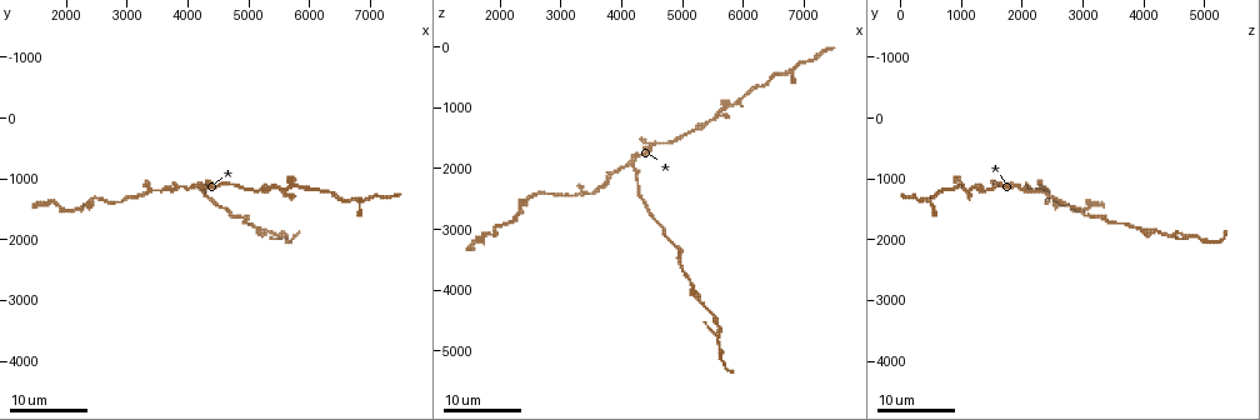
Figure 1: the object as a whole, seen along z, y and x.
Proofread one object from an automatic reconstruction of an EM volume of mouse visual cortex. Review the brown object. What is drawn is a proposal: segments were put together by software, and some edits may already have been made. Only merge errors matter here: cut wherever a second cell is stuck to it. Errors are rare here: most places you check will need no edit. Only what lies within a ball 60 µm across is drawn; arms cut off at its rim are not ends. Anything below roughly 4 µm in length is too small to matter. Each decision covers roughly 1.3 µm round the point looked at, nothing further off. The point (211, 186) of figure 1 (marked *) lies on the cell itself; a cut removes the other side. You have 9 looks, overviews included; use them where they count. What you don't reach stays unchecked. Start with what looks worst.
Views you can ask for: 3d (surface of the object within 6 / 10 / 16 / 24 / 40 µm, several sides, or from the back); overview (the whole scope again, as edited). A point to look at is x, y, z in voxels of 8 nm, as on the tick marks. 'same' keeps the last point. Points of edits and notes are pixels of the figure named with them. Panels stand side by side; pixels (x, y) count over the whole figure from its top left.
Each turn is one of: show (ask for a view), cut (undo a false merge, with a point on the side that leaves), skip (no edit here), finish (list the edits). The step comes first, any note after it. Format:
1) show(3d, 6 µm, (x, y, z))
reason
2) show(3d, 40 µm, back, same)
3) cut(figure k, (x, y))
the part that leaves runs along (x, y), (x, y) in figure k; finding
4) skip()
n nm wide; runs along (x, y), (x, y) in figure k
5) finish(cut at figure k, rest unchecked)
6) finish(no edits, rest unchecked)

show(3d, 24 µm, (4150, 1050, 1900))
three arms meet

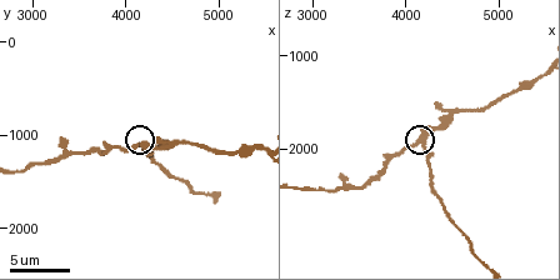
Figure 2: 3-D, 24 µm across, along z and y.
show(3d, 10 µm, same)
zoom in

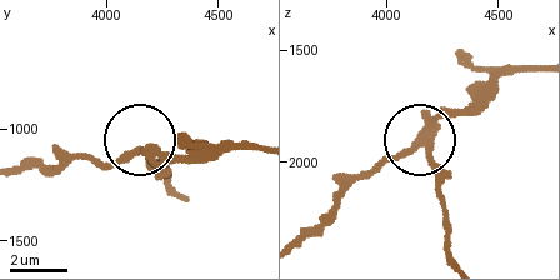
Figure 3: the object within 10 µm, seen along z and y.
cut(figure 3, (444, 171))
the part that leaves runs along (431, 135), (450, 255) in figure 3; a second cell is stuck on

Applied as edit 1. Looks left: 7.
show(3d, 16 µm, (5850, 1100, 1000))
small branch off a trunk

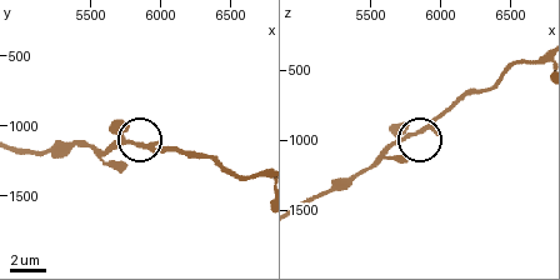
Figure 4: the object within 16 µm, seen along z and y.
show(3d, 10 µm, (5820, 1120, 940))

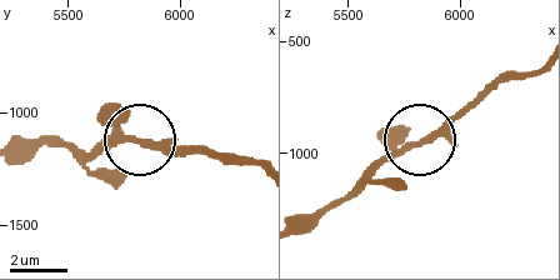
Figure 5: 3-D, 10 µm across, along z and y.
show(3d, 10 µm, back, (5830, 1120, 950))

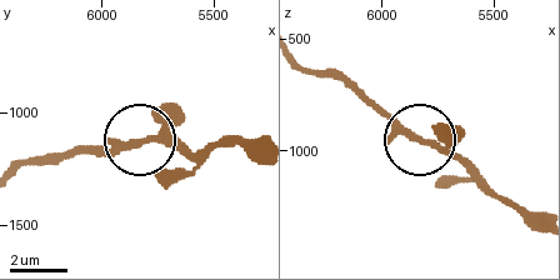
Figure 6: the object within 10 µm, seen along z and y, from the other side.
skip()
190 nm wide; runs along (534, 224), (404, 131), (356, 83) in figure 6; one cell here

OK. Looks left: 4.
show(3d, 10 µm, (3500, 1200, 2400))
narrows sharply

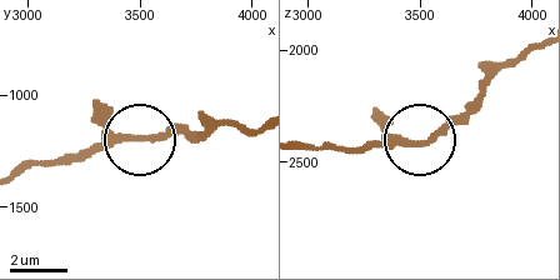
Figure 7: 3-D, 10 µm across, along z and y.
show(3d, 10 µm, back, (3500, 1200, 2420))

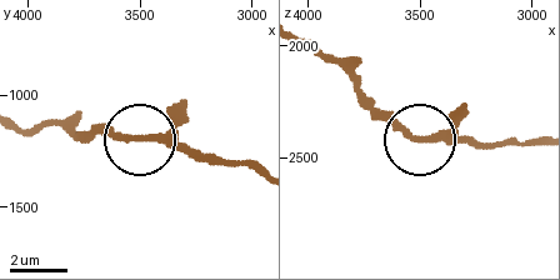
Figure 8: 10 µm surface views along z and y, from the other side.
skip()
runs along (305, 39), (420, 136), (510, 146) in figure 8; one cell here

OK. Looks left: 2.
finish(cut at figure 3, rest unchecked)

